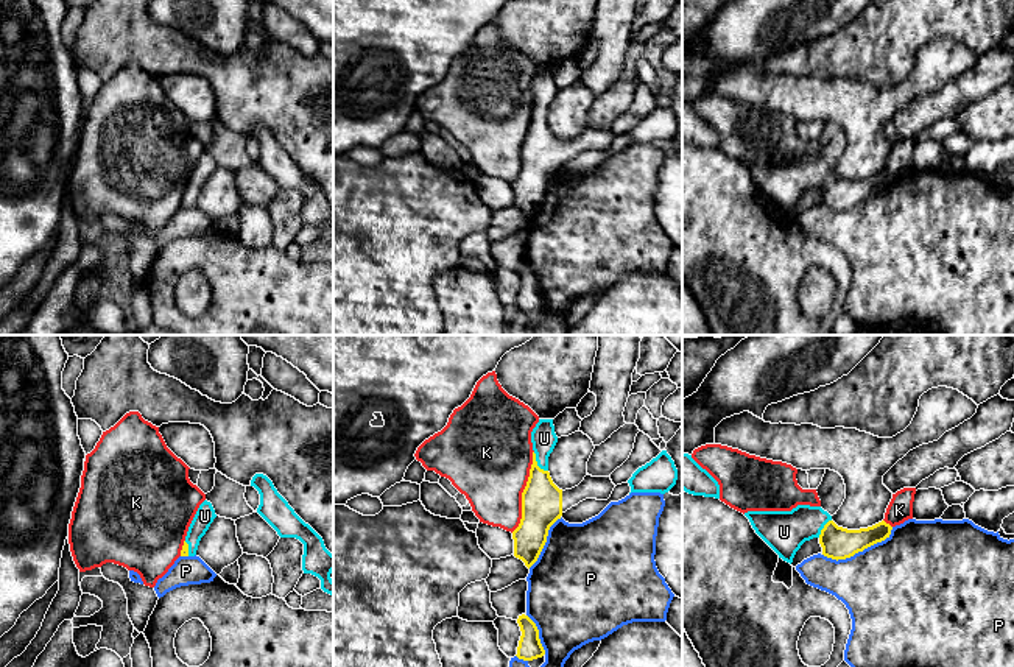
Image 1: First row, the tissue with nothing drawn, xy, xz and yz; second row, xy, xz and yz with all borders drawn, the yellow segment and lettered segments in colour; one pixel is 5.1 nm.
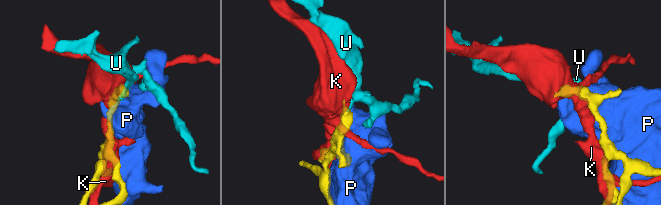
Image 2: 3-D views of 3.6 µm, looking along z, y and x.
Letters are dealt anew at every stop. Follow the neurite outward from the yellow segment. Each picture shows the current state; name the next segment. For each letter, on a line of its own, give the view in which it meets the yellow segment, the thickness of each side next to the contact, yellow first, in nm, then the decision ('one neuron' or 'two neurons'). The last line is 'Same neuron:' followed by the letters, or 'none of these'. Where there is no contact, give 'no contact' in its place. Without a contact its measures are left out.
K: xz | 200/440 nm | two neurons
P: yz | 170/480 nm | two neurons
U: xz | 200/130 nm | one neuron
Same neuron: U

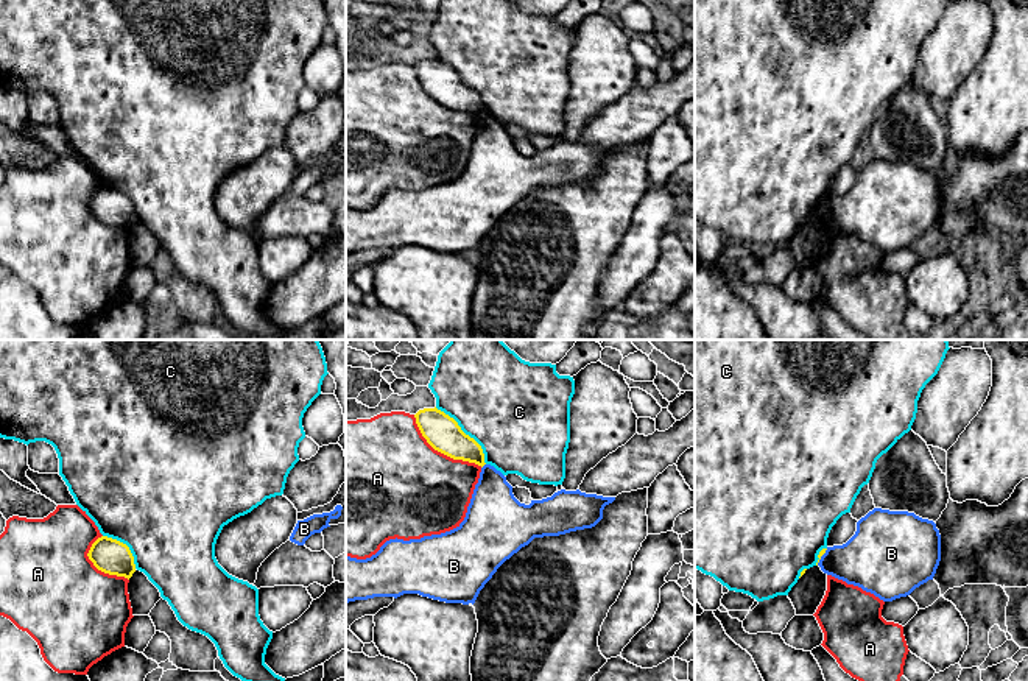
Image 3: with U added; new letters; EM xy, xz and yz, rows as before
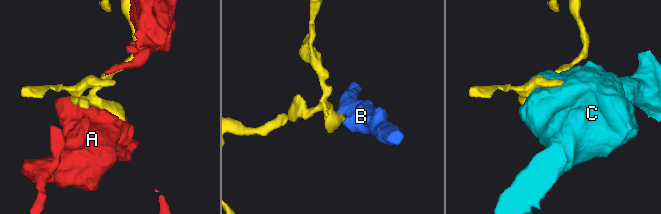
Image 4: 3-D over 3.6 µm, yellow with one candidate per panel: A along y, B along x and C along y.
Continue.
A: xz | 180/480 nm | two neurons
B: xz | 170/260 nm | two neurons
C: xz | 180/480 nm | two neurons
Same neuron: none of these

